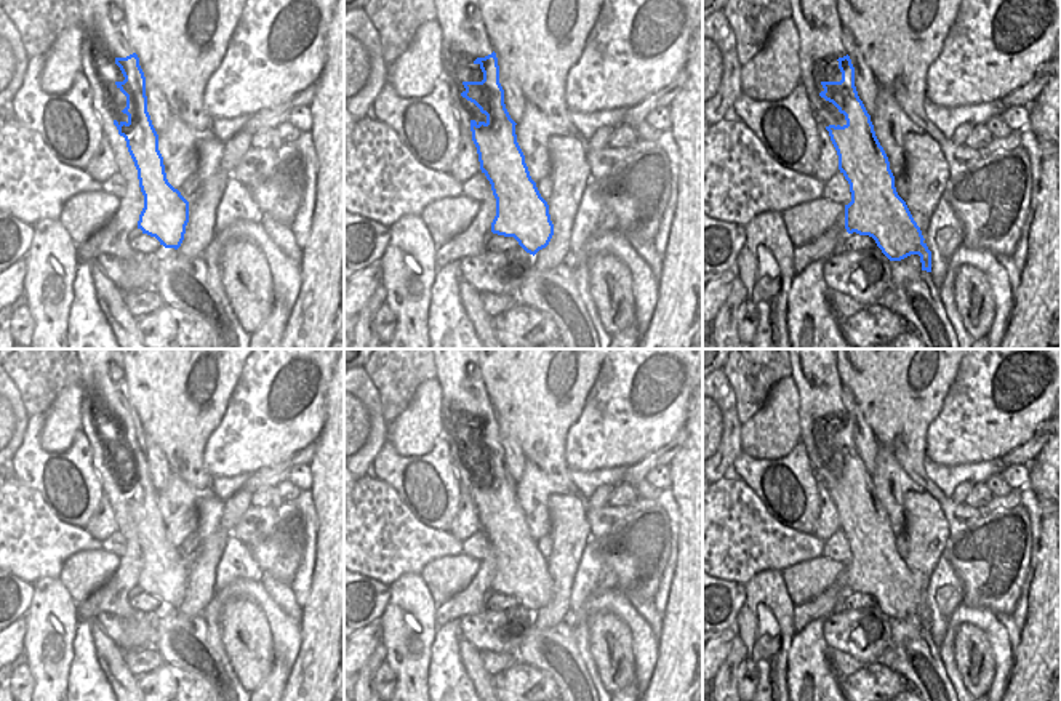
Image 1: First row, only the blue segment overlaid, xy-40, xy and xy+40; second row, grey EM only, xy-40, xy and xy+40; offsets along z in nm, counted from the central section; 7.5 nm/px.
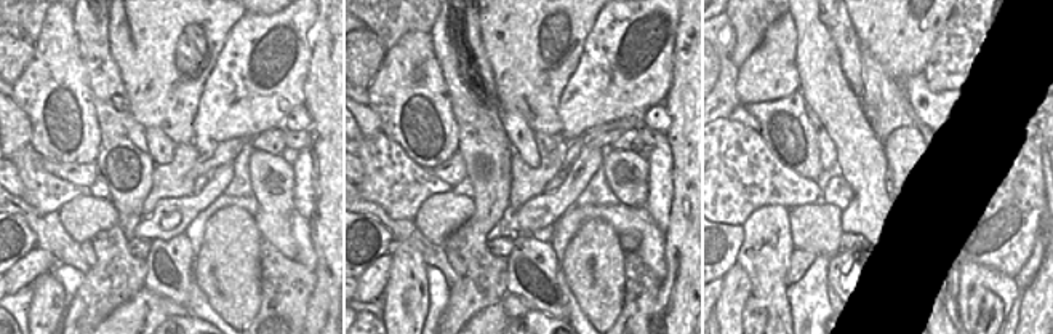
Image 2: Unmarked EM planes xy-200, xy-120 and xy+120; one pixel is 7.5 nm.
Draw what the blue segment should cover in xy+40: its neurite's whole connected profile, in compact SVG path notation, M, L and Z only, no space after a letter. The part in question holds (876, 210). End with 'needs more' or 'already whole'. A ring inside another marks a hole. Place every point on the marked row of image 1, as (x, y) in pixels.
M791 0L791 10L800 40L800 83L818 122L829 131L839 155L839 170L850 184L851 202L845 205L847 232L872 237L890 261L919 254L922 270L931 272L931 251L906 202L896 192L888 157L858 96L855 67L842 43L843 26L839 19L837 0Z; needs more

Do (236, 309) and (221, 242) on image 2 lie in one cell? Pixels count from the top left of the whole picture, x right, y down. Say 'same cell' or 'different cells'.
same cell

